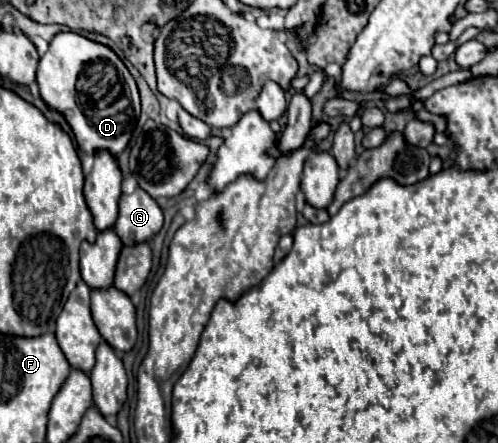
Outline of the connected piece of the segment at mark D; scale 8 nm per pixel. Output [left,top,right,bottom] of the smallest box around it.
[37,31,141,157]

